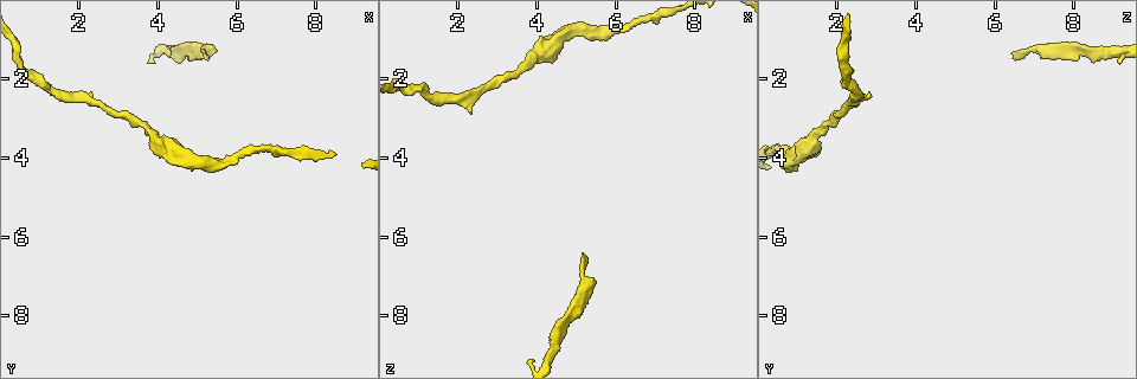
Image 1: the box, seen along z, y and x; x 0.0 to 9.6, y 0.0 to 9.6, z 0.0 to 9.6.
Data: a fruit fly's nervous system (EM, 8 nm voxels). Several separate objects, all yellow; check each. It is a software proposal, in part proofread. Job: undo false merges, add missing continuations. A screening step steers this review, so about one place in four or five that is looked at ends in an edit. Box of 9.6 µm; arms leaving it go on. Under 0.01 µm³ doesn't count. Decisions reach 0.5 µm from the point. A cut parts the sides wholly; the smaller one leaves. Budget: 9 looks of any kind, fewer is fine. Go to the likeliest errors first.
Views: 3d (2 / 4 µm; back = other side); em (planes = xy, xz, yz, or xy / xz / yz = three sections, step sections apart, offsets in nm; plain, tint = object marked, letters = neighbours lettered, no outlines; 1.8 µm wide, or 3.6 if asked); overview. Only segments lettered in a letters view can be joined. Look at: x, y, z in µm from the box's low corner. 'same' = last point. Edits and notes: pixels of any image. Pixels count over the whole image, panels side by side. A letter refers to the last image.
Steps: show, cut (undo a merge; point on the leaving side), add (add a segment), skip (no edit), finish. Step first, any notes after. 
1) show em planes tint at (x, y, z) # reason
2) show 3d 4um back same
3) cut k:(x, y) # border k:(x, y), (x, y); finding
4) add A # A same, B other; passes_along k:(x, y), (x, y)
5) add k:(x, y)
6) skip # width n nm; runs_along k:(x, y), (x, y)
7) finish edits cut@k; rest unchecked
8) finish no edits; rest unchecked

show 3d 4um at (3.85, 1.60, 9.20) # an open end

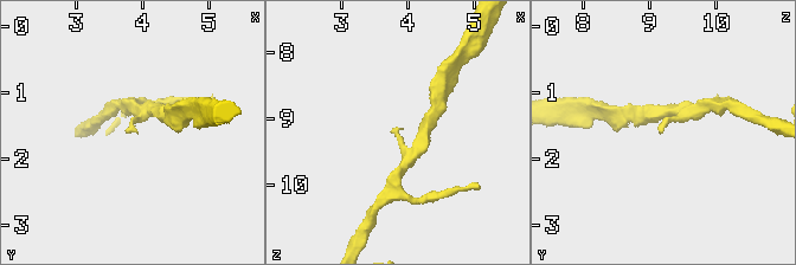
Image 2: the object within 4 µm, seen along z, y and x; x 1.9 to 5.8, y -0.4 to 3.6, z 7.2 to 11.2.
show em planes letters at (3.90, 1.60, 9.10) # shape alone is not enough

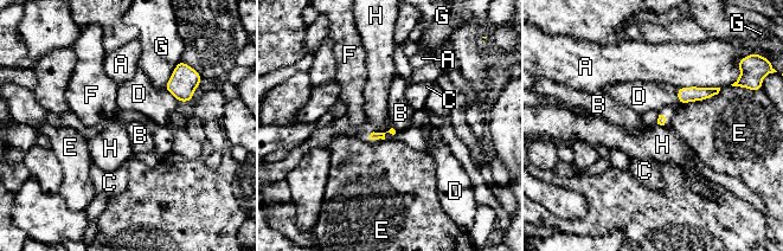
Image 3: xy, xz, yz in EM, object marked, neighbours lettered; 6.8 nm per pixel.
skip # A other, B other, C other, D other, E other, F other, G other, H other; border 3:(391, 127), (385, 132), (373, 132); no lettered segment goes on from it

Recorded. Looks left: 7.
show 3d 4um at (5.20, 1.25, 7.25) # thick turns thin

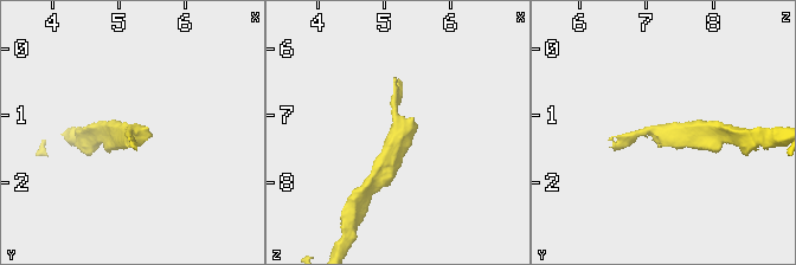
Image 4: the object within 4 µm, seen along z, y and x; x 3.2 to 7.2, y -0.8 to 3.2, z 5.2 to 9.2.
show em planes plain at (5.20, 1.25, 7.25)

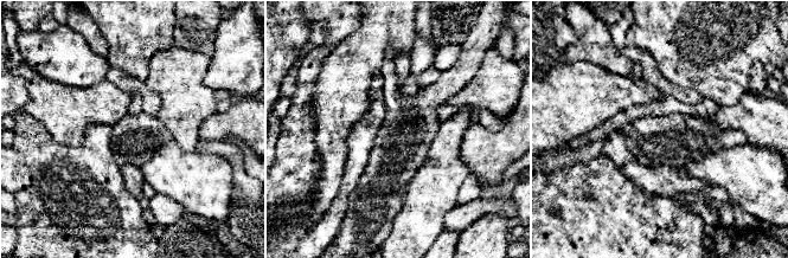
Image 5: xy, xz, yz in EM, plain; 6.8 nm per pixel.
show em planes letters same # see the neighbours

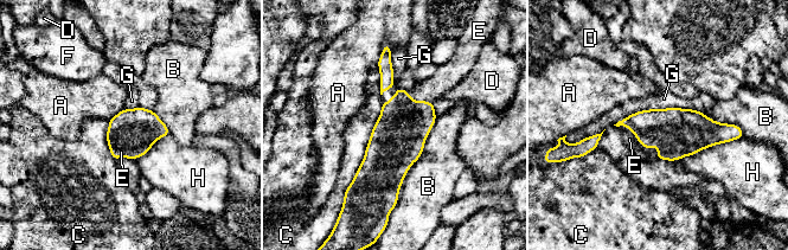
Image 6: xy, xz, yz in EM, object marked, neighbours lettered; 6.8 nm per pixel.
add E # A other, B other, C other, D other, E same, F other, G other, H other; the cell continues

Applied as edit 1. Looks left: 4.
show em planes plain at (2.30, 2.35, 2.85) # free end

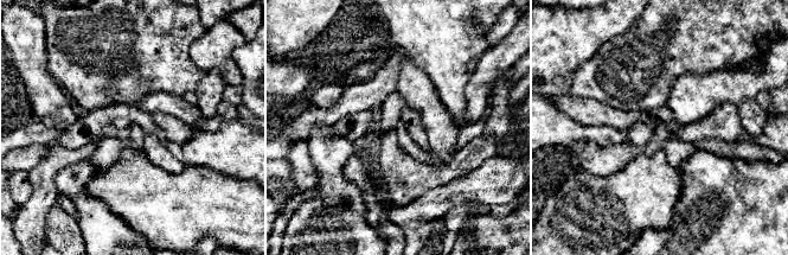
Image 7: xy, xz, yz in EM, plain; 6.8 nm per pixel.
show em planes letters same

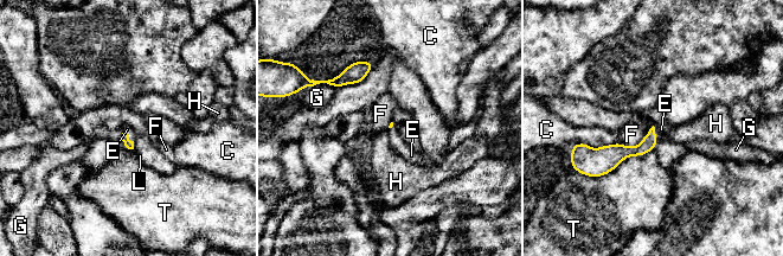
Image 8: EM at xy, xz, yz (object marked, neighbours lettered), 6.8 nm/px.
add E # longest_contact T 480 nm; C other, E same, F other, G other, H other, L other, T other; it goes on there

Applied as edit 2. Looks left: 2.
finish edits add@6, add@8; rest unchecked

